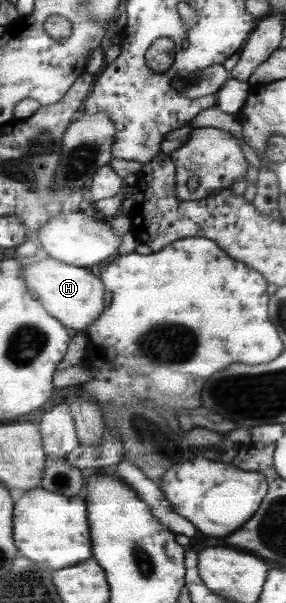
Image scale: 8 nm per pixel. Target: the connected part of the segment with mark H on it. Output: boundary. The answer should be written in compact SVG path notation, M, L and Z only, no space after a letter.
M50 256L44 261L28 264L25 281L32 295L45 304L50 314L78 332L89 329L105 311L105 285L100 277L95 277L86 268L76 267Z

